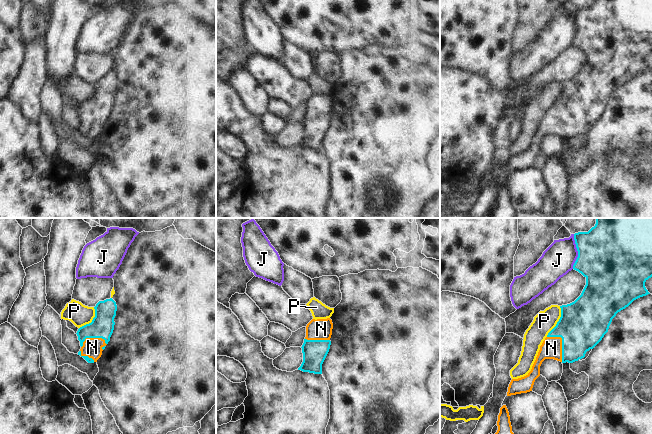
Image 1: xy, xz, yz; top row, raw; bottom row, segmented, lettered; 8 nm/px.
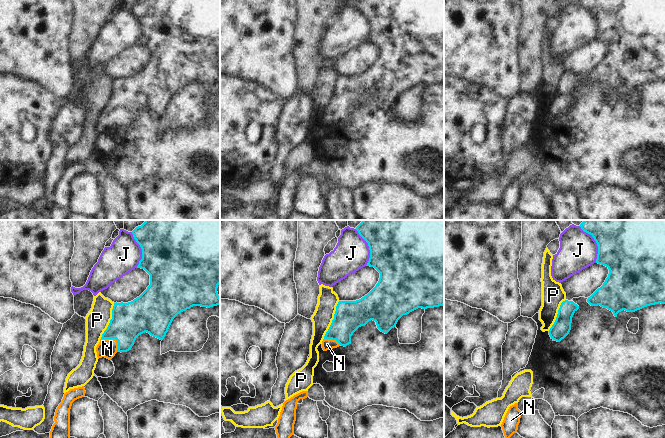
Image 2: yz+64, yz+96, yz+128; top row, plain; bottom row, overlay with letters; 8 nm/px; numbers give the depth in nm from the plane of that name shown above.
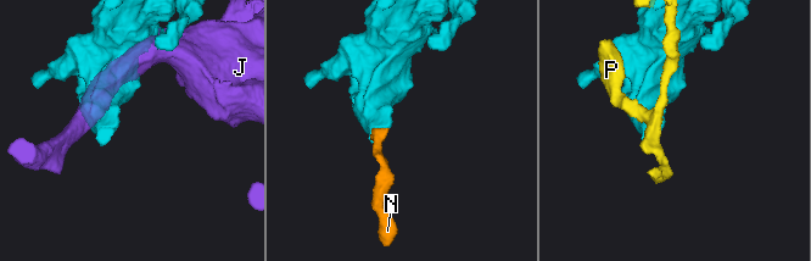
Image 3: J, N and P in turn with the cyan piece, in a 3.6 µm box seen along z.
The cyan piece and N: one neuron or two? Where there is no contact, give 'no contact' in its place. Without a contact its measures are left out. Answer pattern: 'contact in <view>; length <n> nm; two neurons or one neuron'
contact in xy; length 220 nm; one neuron

